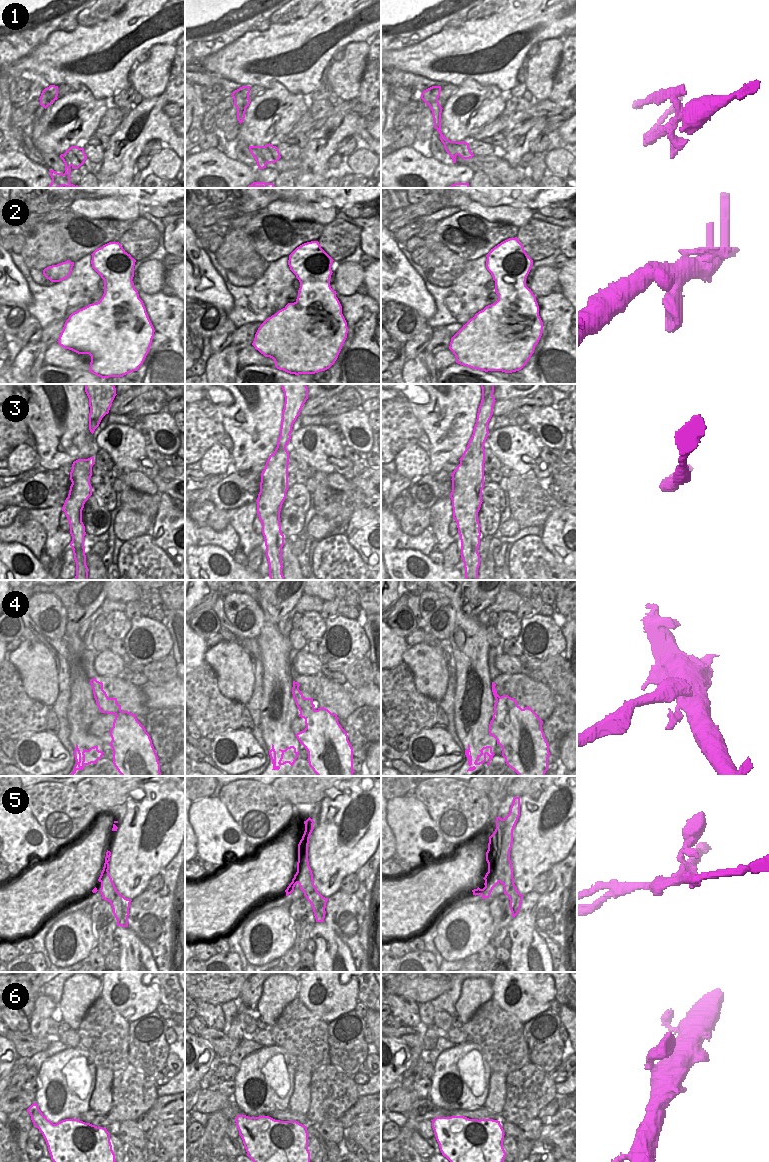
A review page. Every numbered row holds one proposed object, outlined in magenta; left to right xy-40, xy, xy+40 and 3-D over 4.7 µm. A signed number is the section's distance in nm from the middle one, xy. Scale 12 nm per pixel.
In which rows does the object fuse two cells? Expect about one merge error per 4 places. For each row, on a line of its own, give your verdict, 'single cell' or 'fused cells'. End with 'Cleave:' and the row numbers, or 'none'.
1: fused cells
2: single cell
3: single cell
4: fused cells
5: fused cells
6: single cell
Cleave: 1, 4, 5

